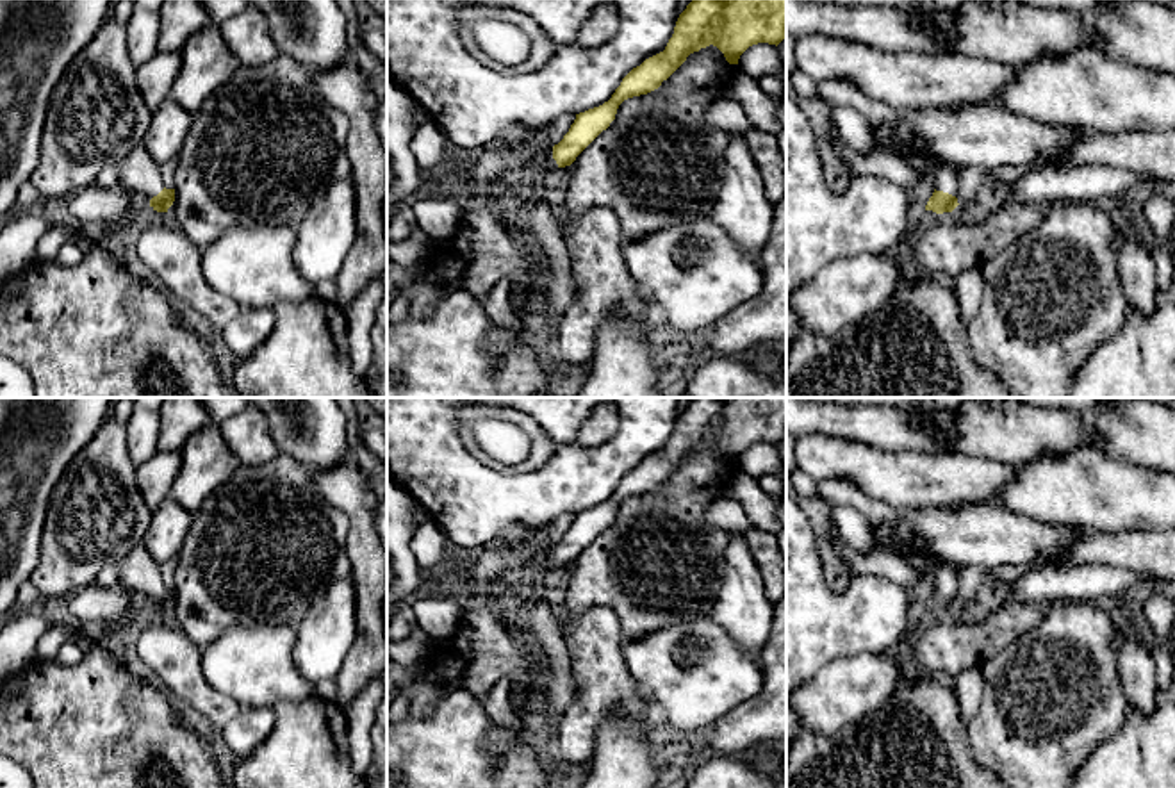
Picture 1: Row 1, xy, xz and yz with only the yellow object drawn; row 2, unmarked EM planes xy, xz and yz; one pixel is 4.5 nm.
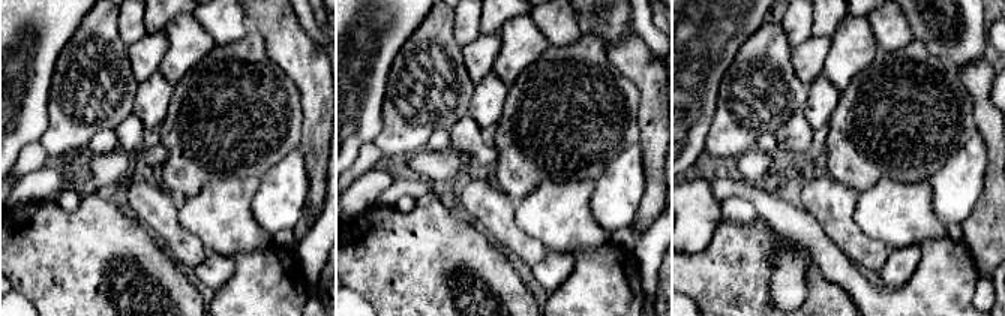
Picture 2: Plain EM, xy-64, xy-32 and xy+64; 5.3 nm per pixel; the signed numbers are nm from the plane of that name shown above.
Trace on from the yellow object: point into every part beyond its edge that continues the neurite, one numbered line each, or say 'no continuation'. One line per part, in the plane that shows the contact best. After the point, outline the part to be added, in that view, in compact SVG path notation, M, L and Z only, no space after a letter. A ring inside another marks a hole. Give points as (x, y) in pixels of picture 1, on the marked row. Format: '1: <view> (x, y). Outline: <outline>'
1: xz (544, 161). Outline: M549 143L537 153L533 164L538 168L538 180L528 187L510 193L510 212L519 212L519 207L524 205L528 198L535 198L540 191L540 176L558 168L556 160L553 159L553 146Z

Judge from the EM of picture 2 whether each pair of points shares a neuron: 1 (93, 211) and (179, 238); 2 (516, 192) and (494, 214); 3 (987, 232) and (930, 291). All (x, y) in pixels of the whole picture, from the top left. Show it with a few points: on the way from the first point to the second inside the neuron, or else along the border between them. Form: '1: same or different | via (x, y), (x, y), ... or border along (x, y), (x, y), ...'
1: different | border along (122, 204), (170, 255)
2: different | border along (489, 174), (515, 202)
3: different | border along (962, 243), (980, 273)

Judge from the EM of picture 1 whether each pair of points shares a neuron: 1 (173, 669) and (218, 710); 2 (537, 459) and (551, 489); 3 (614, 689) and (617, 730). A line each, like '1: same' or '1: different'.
1: same
2: different
3: different

